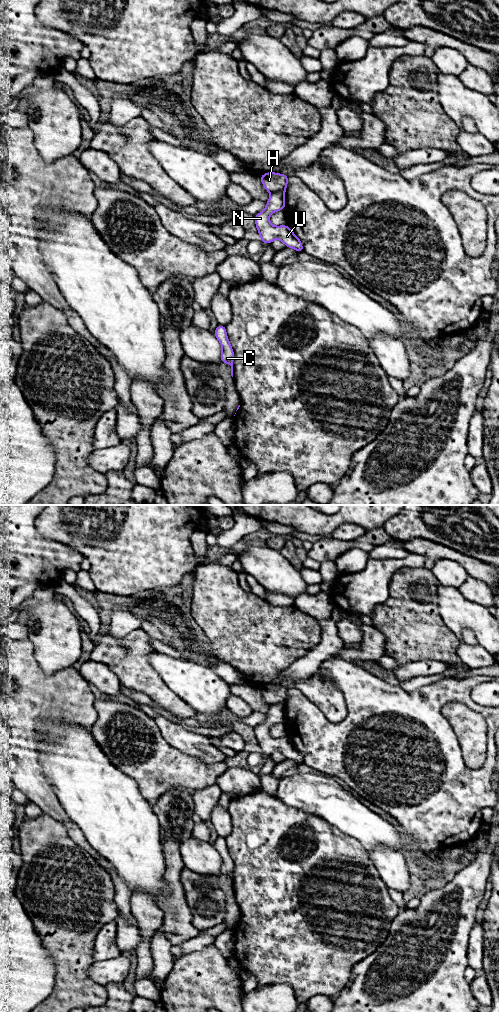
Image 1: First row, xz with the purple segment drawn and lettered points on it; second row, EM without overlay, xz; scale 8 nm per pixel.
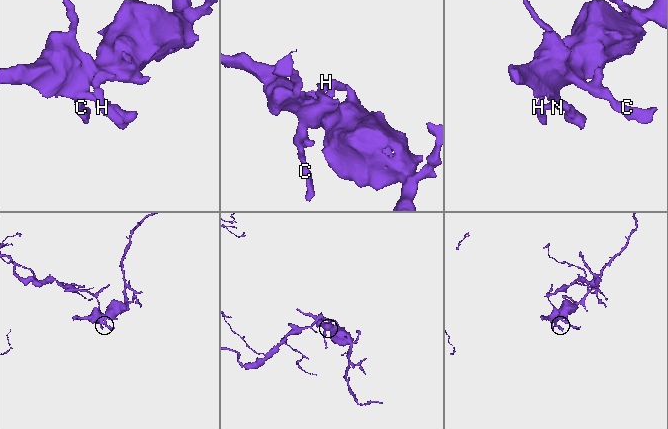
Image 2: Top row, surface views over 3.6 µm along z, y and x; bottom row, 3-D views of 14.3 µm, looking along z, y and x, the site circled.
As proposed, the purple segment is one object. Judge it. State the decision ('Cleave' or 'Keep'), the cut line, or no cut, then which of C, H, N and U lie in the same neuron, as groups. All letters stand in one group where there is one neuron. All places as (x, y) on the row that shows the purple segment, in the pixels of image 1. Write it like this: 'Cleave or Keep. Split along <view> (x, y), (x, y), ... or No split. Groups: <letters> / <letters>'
Cleave. Split along xz (283, 191), (271, 193). Groups: C N U / H

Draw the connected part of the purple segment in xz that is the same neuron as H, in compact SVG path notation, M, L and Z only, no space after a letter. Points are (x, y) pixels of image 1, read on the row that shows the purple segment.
M268 172L260 175L261 182L264 189L270 193L285 192L288 183L287 174L278 174L274 172Z

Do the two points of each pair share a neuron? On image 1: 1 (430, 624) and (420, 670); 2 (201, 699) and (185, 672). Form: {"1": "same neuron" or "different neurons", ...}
{"1": "different neurons", "2": "same neuron"}

